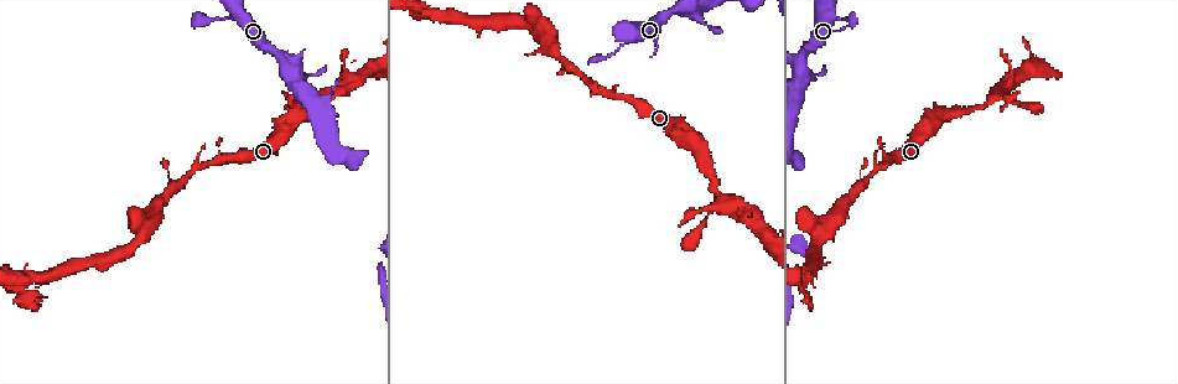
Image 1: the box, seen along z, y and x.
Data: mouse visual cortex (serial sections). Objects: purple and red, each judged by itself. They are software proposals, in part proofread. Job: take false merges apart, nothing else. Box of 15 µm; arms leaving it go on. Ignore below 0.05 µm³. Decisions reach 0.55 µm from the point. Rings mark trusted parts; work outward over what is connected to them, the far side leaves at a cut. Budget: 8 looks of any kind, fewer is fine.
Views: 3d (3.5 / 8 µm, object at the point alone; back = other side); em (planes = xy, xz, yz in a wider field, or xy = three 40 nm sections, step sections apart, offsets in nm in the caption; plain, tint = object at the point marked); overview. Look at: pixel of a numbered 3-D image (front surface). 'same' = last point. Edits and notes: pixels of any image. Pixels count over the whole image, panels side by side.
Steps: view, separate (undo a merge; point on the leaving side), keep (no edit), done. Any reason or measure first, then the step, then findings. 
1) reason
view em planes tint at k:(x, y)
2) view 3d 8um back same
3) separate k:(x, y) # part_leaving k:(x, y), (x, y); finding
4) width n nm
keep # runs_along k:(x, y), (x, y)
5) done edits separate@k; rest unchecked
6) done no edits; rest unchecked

four or more arms meet
view 3d 3.5um back at 1:(549, 33)

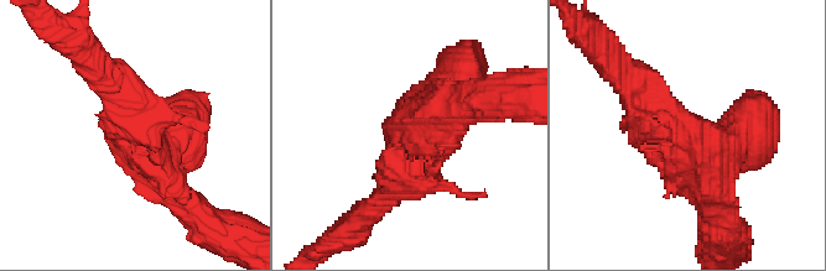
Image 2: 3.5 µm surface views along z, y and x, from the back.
shape alone is not enough
view em planes tint at 2:(410, 131)

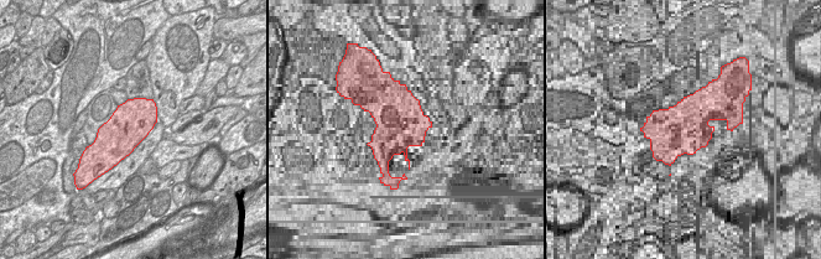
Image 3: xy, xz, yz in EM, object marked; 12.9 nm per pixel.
view em xy step 2 tint same

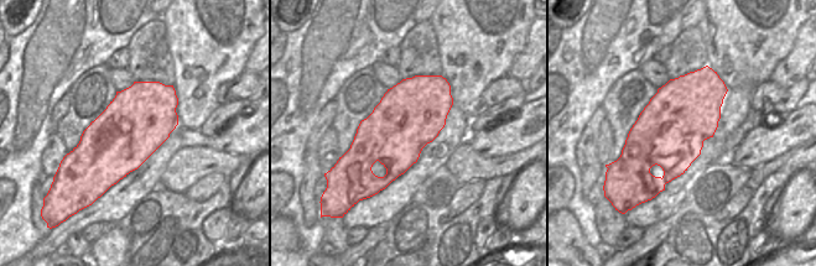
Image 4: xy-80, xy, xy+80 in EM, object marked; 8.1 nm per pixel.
keep # runs_along 2:(629, 79), (708, 159), (715, 197); all the same cell

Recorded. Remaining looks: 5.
two arms in line, one across
view 3d 8um at 1:(24, 282)

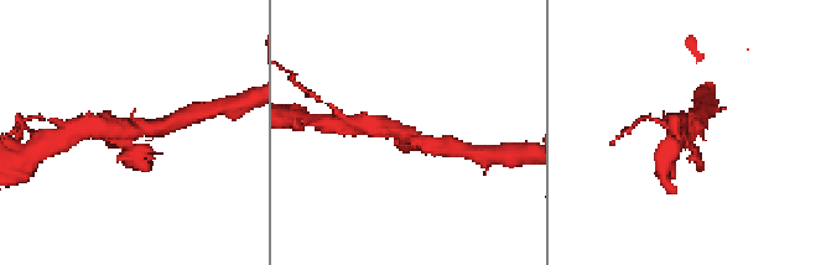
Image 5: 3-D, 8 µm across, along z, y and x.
view 3d 3.5um at 5:(125, 131)

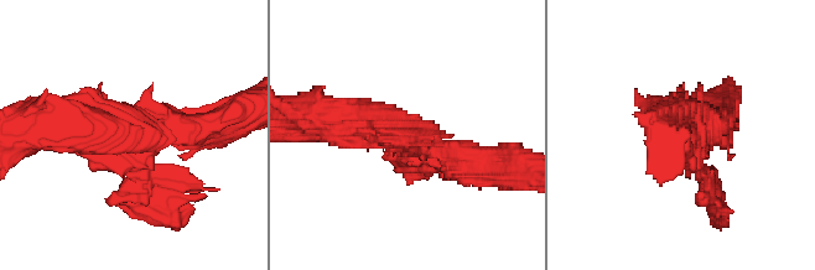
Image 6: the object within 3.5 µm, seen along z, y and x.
view em xy step 3 tint at 6:(133, 140)

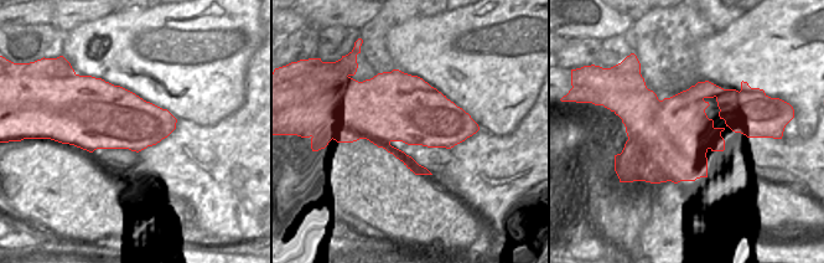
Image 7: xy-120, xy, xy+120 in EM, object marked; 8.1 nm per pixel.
separate 6:(185, 171) # border 7:(637, 93), (666, 133), (699, 139); two cells meet here

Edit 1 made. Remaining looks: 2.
narrows sharply
view 3d 3.5um at 1:(324, 91)

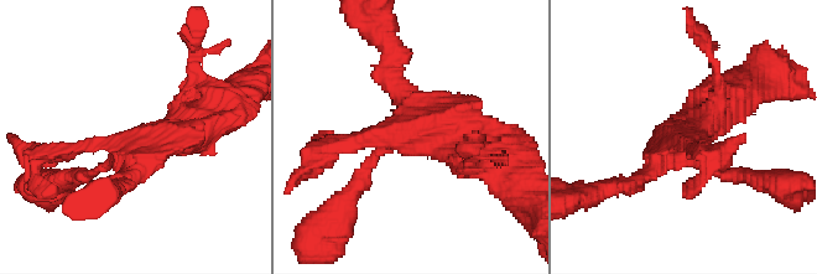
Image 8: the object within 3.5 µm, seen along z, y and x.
need the tissue
view em planes tint at 8:(670, 151)

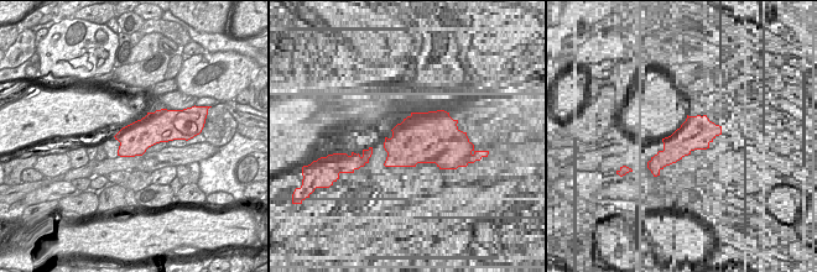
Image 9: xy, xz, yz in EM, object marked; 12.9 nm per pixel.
arms 4
keep # runs_along 8:(389, 62), (415, 117), (484, 161); one cell here

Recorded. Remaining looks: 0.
done edits separate@6; rest unchecked

